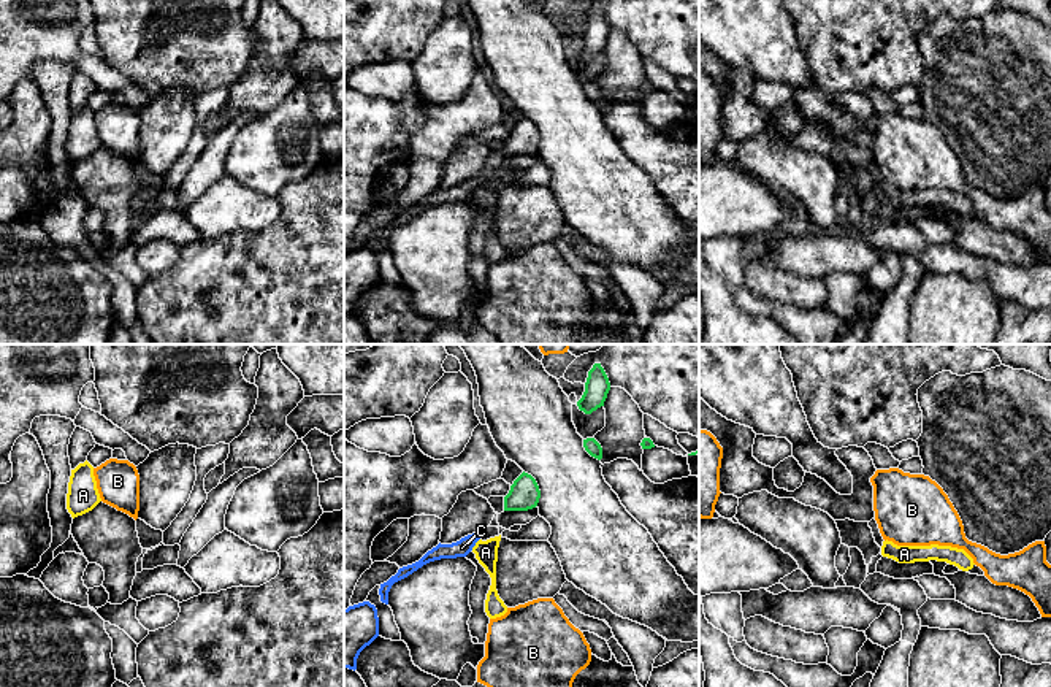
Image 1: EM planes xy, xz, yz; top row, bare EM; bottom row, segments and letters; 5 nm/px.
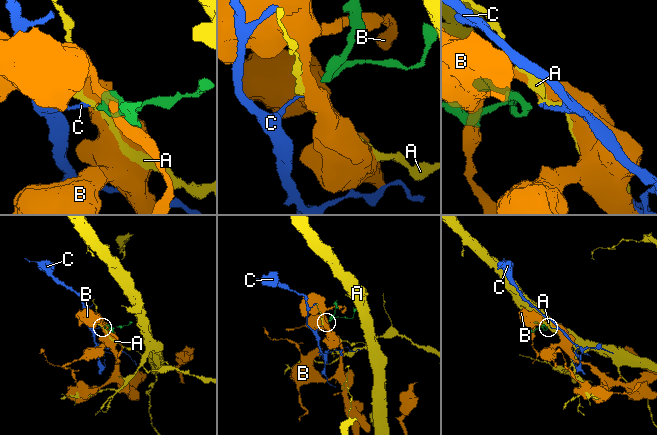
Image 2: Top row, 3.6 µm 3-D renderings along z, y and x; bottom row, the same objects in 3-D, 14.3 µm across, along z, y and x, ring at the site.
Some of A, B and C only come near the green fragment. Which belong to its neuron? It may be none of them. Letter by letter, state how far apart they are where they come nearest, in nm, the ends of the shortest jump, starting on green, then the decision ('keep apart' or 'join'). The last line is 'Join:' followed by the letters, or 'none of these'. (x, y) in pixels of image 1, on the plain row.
A: gap 130 nm; span xz (504, 154), (500, 180); keep apart
B: gap 460 nm; span xz (527, 154), (538, 243); keep apart
C: gap 160 nm; span xz (504, 154), (481, 175); join
Join: C

